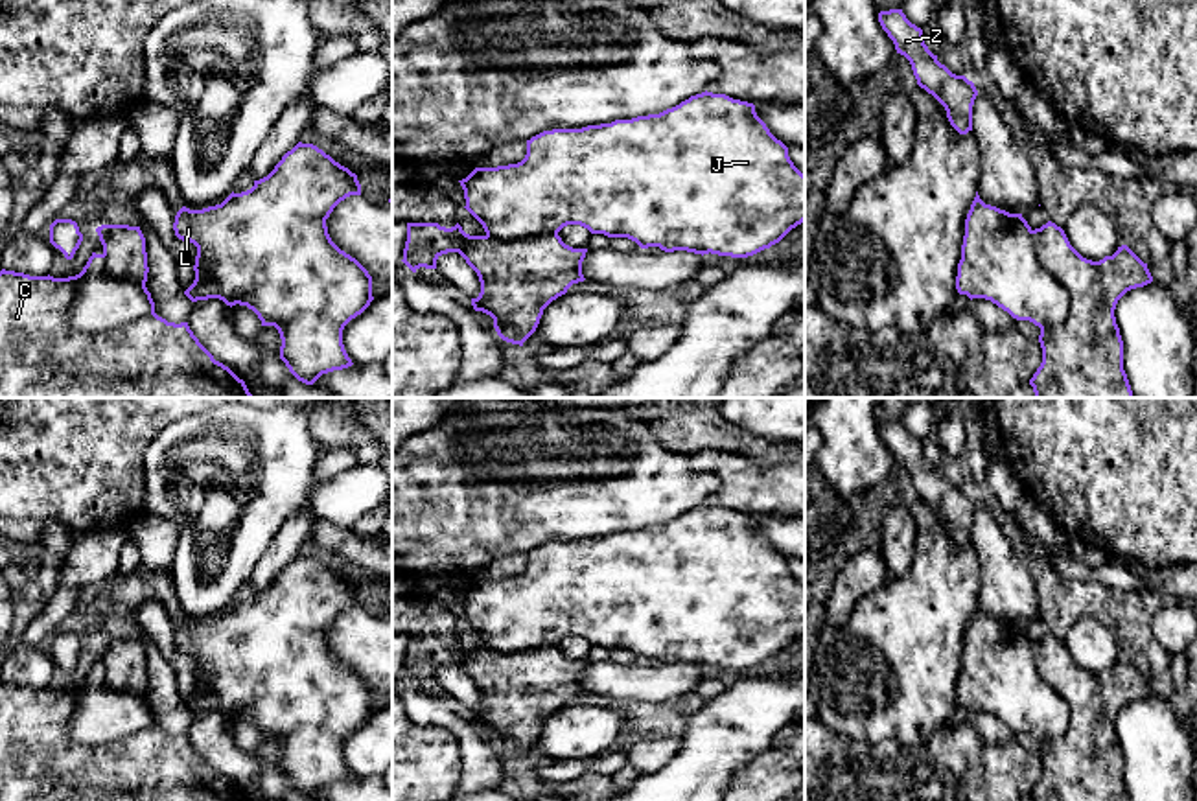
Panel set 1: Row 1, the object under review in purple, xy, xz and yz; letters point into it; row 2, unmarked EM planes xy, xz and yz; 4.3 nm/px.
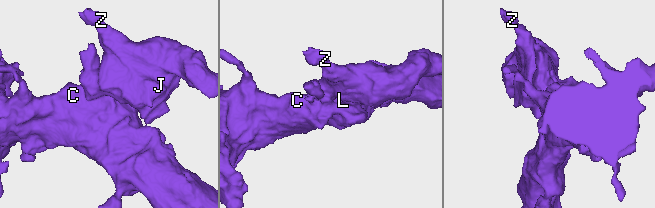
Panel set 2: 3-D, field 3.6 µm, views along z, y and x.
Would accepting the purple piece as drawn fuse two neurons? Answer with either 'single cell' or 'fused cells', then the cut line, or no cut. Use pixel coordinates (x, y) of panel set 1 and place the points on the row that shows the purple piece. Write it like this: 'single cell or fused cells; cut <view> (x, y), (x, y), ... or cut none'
fused cells; cut xy (155, 313), (100, 332), (80, 332), (67, 317)

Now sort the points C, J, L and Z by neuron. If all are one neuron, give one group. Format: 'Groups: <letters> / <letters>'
Groups: C / J L Z

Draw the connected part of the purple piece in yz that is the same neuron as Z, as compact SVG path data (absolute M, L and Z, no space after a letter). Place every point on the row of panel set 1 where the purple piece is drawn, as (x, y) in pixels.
M902 9L880 11L878 22L897 53L910 61L917 85L945 107L950 125L959 134L972 131L972 105L978 96L974 83L937 61L924 44L923 29L912 24Z

